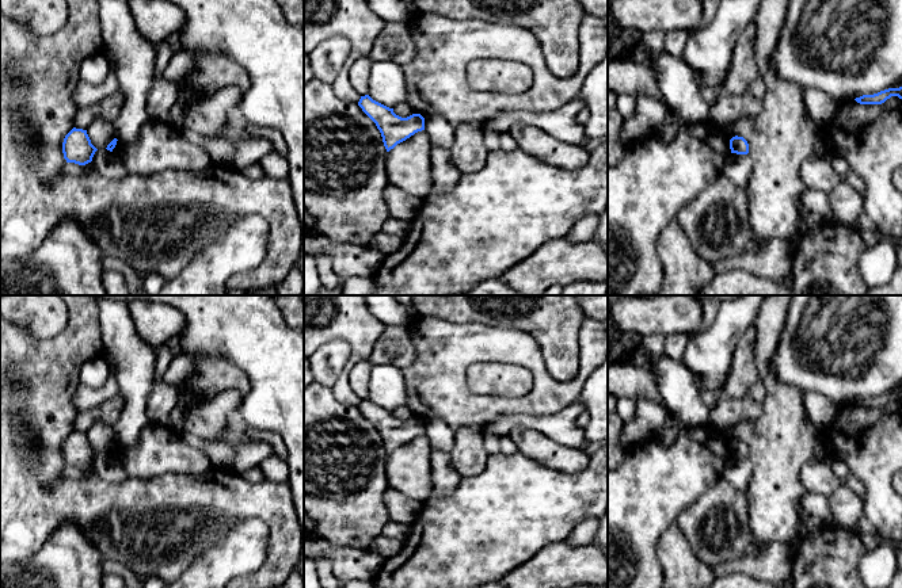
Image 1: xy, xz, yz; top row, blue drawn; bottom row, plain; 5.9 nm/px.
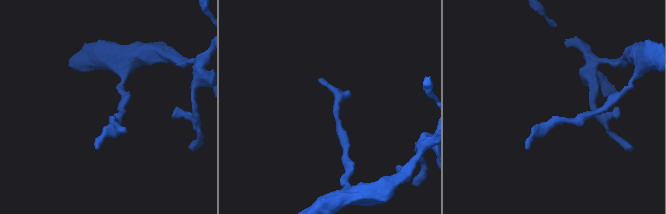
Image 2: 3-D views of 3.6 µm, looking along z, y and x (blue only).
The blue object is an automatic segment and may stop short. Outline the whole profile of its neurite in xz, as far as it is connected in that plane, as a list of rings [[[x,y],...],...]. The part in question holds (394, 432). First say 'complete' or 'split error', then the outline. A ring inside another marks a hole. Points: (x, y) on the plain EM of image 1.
complete | [[[369,398],[361,400],[358,409],[376,427],[387,455],[425,434],[425,421],[420,417],[401,421],[393,416],[393,412],[373,404]]]

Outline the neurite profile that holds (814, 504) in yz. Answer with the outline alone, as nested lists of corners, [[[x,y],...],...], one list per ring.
[[[807,493],[800,500],[802,511],[806,515],[833,522],[833,512],[830,509],[829,499],[819,493]]]

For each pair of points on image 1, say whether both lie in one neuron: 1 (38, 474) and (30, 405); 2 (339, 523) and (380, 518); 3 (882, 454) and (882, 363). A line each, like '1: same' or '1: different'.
1: same
2: same
3: different

